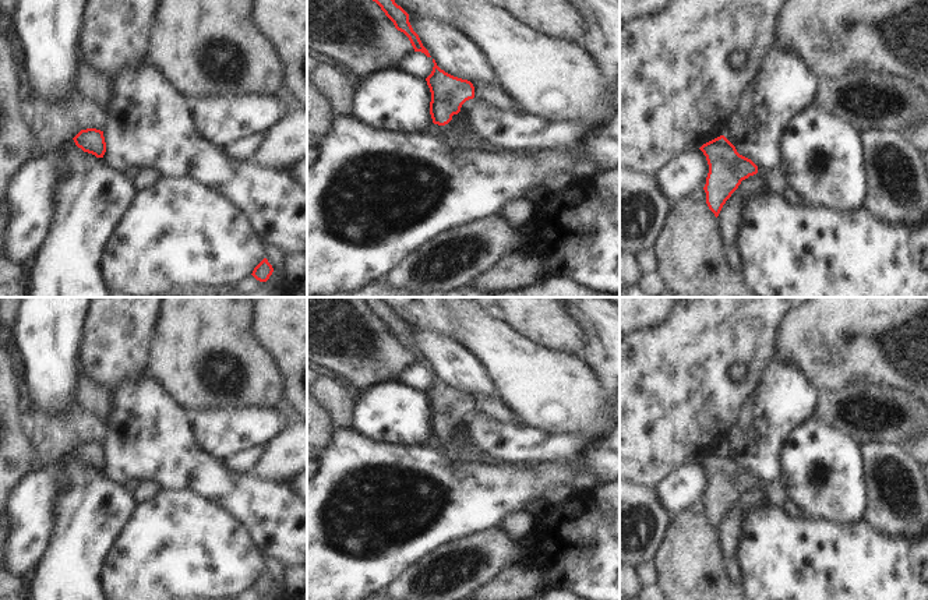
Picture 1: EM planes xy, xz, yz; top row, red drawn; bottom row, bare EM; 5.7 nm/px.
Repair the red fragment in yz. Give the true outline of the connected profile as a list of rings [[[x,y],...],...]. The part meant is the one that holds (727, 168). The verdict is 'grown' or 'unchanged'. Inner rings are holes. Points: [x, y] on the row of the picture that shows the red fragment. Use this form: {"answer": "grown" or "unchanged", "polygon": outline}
{"answer": "grown", "polygon": [[[724,135],[703,144],[699,149],[706,156],[709,165],[703,187],[706,204],[716,218],[741,181],[749,176],[761,176],[769,191],[781,195],[790,187],[786,173],[780,167],[758,167],[751,159],[740,155]]]}

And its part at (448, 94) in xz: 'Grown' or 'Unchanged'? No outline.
Grown

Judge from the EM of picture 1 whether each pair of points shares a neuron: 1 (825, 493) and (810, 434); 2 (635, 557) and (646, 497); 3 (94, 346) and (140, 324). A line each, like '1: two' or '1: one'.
1: one
2: one
3: one

